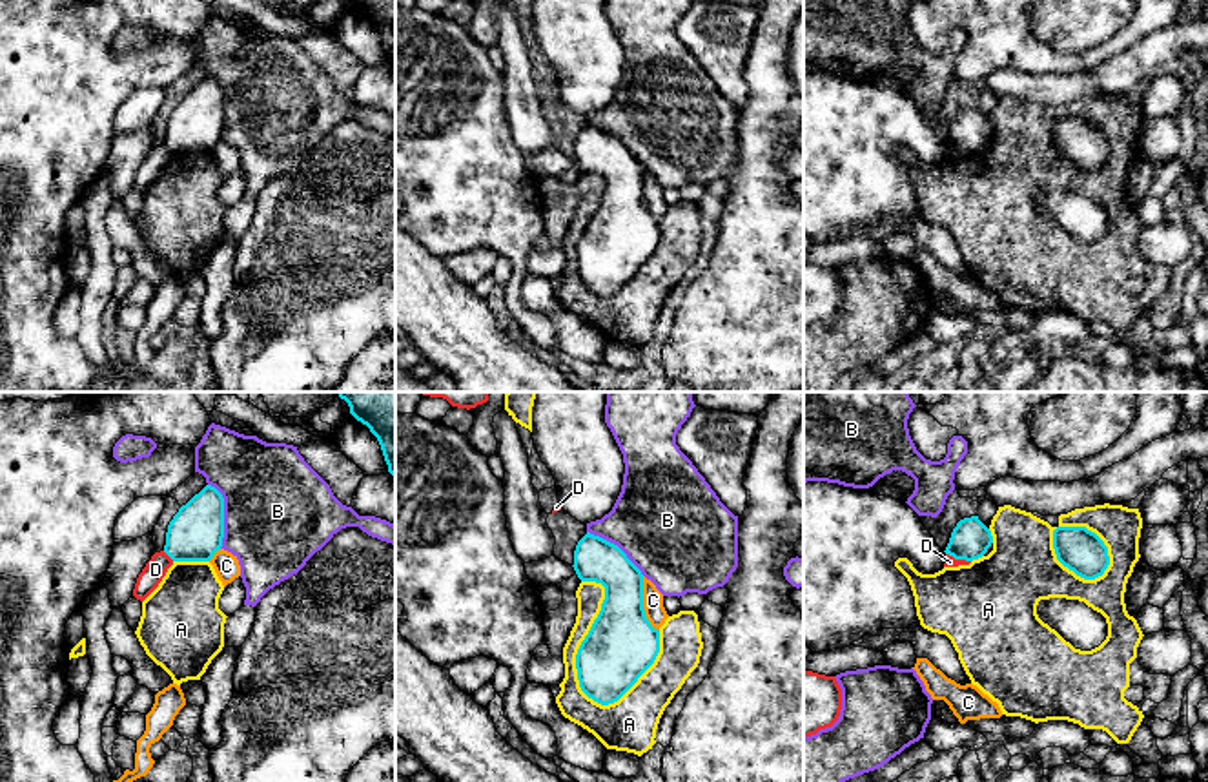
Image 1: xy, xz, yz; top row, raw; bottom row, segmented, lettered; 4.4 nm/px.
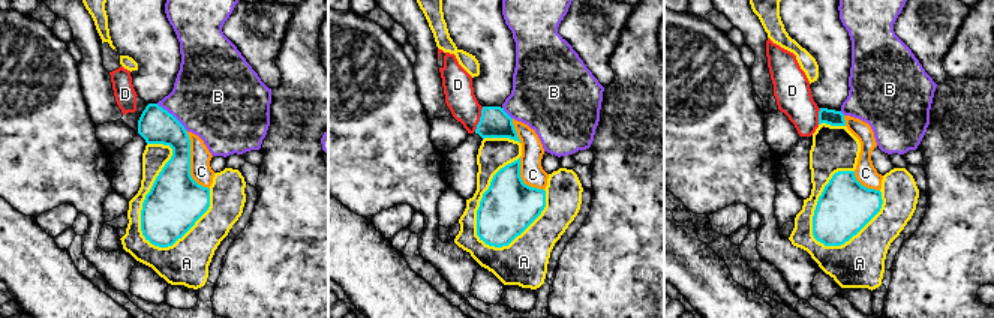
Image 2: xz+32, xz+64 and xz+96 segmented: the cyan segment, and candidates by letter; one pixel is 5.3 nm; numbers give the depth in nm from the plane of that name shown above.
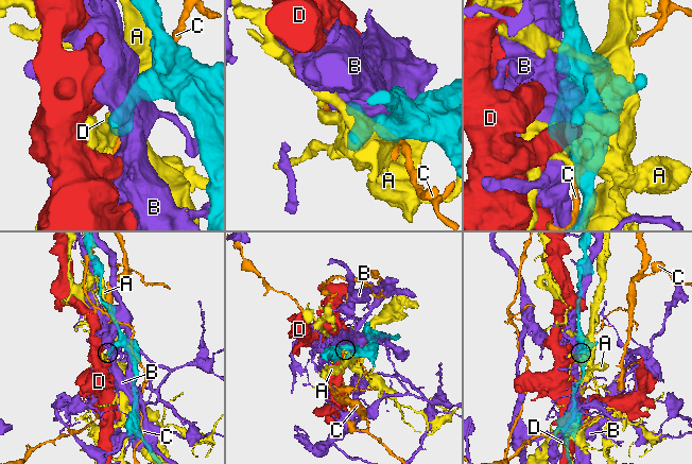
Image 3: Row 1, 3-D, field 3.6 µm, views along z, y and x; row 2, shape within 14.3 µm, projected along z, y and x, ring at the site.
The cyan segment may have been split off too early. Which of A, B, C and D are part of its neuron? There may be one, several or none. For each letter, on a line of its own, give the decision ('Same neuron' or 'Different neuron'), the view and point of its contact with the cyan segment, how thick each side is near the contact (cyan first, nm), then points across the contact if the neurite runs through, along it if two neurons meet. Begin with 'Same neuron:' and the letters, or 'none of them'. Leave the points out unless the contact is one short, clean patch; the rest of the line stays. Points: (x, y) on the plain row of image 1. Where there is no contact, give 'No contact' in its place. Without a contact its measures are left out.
Same neuron: none of them
A: Different neuron. Touches cyan at xz (583, 232). Thickness 320 nm (cyan) against 120 nm
B: Different neuron. Touches cyan at xy (223, 106). Thickness 240 nm (cyan) against 480 nm
C: Different neuron. Touches cyan at xz (642, 195). Thickness 320 nm (cyan) against 100 nm
D: Different neuron. Touches cyan at xy (168, 146). Thickness 240 nm (cyan) against 100 nm. Boundary: xy (163, 143), (174, 152)

